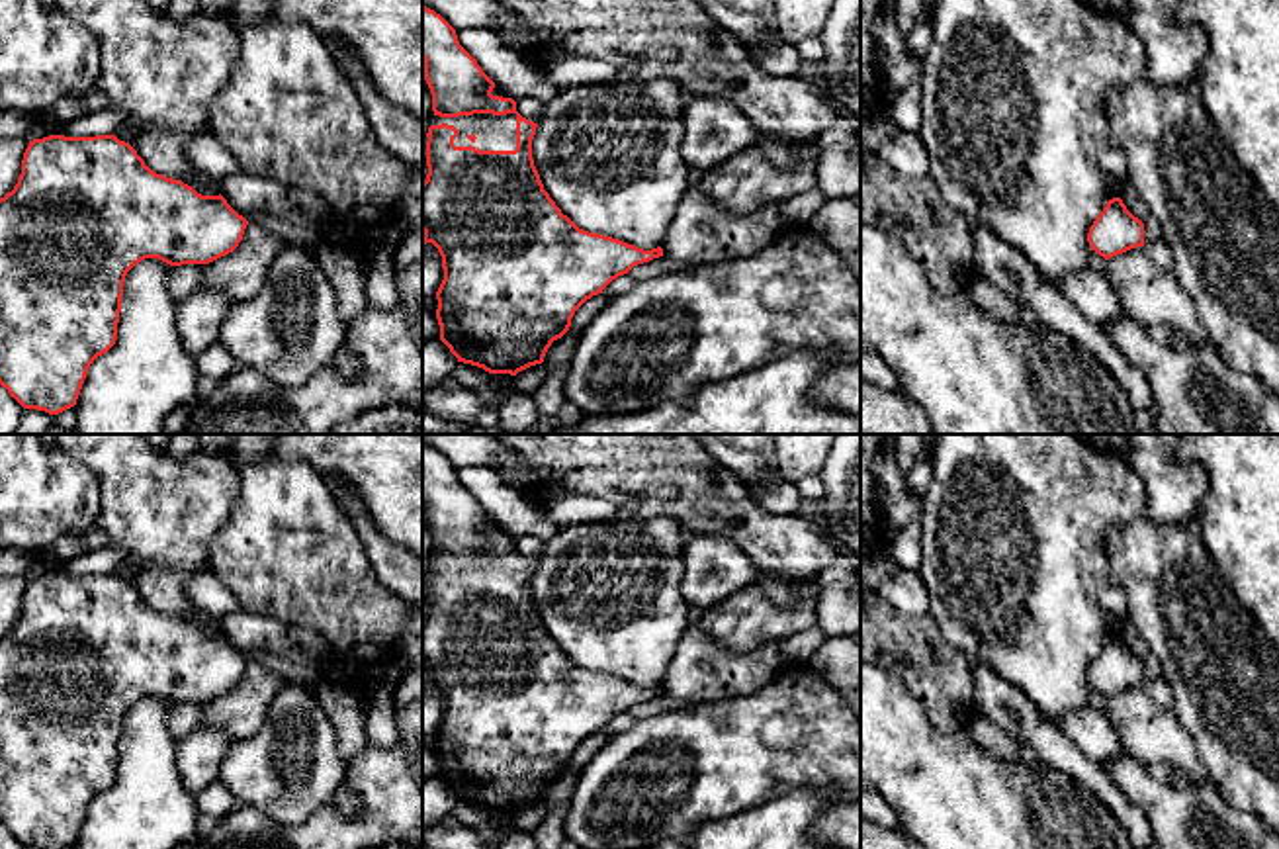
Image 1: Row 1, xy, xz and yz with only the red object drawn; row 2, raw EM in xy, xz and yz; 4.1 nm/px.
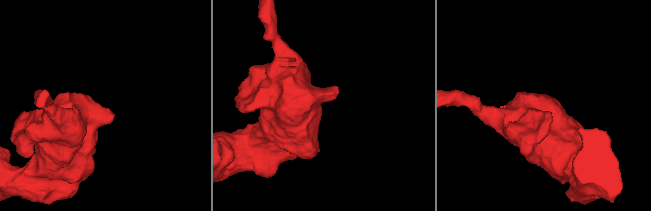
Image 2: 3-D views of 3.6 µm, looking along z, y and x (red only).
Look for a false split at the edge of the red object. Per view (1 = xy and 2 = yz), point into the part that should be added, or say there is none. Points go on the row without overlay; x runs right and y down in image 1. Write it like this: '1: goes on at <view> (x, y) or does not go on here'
1: does not go on here
2: does not go on here

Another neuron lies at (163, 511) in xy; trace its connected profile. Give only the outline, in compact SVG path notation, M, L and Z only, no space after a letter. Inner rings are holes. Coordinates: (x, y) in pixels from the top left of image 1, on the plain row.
M55 434L57 448L84 464L100 483L100 513L90 530L106 536L108 546L123 548L123 565L133 567L131 585L145 603L172 618L182 618L201 634L221 630L199 616L188 593L188 581L209 567L209 542L227 524L231 511L241 495L241 477L227 454L207 454L201 448L188 458L174 458L168 450L149 446L139 434Z

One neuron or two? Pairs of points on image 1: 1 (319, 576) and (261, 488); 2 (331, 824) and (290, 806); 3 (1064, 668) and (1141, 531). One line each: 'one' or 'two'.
1: one
2: two
3: two

